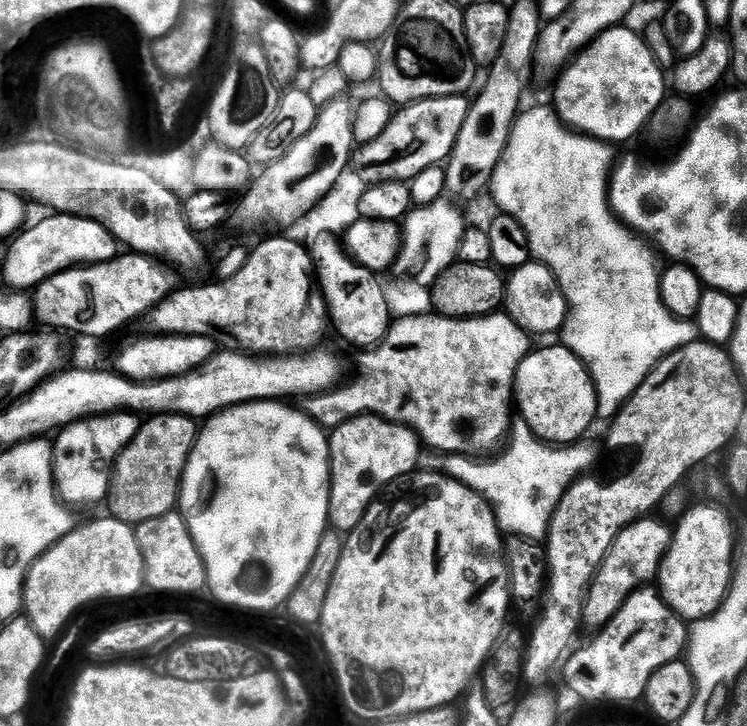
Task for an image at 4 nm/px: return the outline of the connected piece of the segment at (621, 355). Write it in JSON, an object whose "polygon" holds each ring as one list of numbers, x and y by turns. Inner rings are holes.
{"polygon":[[536,108,533,112,528,112,525,116,524,114,525,112,512,126,508,144,501,155,501,160,493,171,490,193,492,192,497,206,500,207,497,209,503,215,513,216,522,226,522,230,526,230,529,253,556,275,562,294,568,300,568,317,564,319,562,329,562,337,564,336,564,340,562,340,563,347,570,349,588,367,588,372,592,375,592,381,596,387,596,397,600,403,599,415,612,418,616,416,621,405,636,391,641,382,652,373,653,368,661,359,672,352,676,352,679,348,685,348,688,344,697,343,698,333,696,325,692,320,679,320,677,316,670,314,670,310,666,310,666,306,660,297,660,272,658,267,656,268,655,258,652,257,653,249,637,233,633,232,627,224,617,219,609,205,610,165,613,160,612,152,608,148,611,147,605,141,596,140,592,136,585,136,575,130,569,130,555,115,549,112,548,116,548,112,544,108]]}

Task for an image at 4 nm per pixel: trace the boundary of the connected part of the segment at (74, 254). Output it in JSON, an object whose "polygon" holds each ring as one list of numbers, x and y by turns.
{"polygon":[[48,214,45,220,32,224,24,233,15,237,16,241,4,256,4,276,12,286,35,286,66,268,111,260,118,252,117,239,98,221,83,215]]}

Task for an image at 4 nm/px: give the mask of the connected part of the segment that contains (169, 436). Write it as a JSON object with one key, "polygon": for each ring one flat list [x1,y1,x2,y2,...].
{"polygon":[[176,412,149,415,141,423,135,438,121,450,120,457,115,462,110,489,111,515,124,523,135,526,143,520,164,516,167,512,173,511,180,499,180,477,184,474,184,467,188,465,197,435,198,424,193,417,179,416]]}

